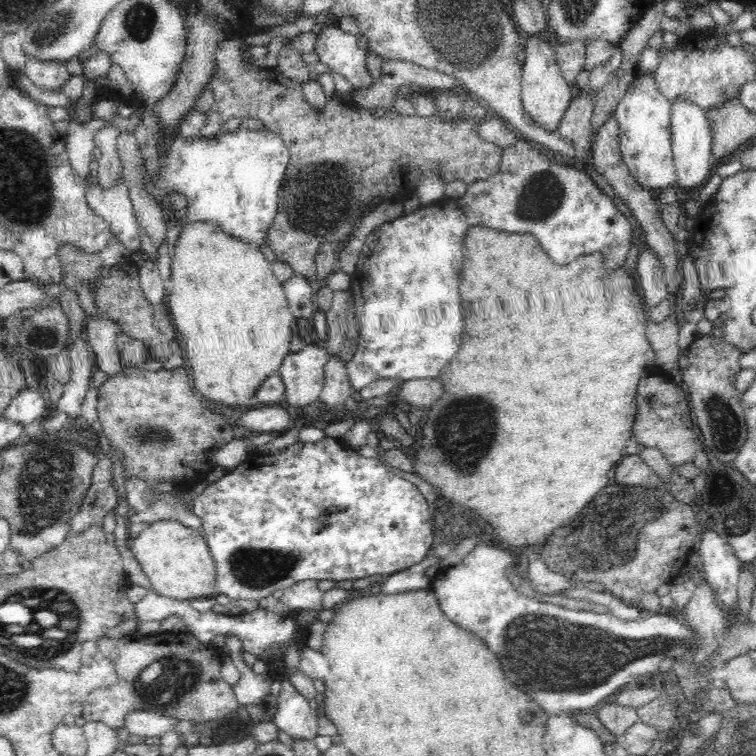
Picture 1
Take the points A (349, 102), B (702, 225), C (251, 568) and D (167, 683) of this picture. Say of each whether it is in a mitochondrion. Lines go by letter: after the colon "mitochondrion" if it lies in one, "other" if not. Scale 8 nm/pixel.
A: other
B: other
C: mitochondrion
D: mitochondrion

